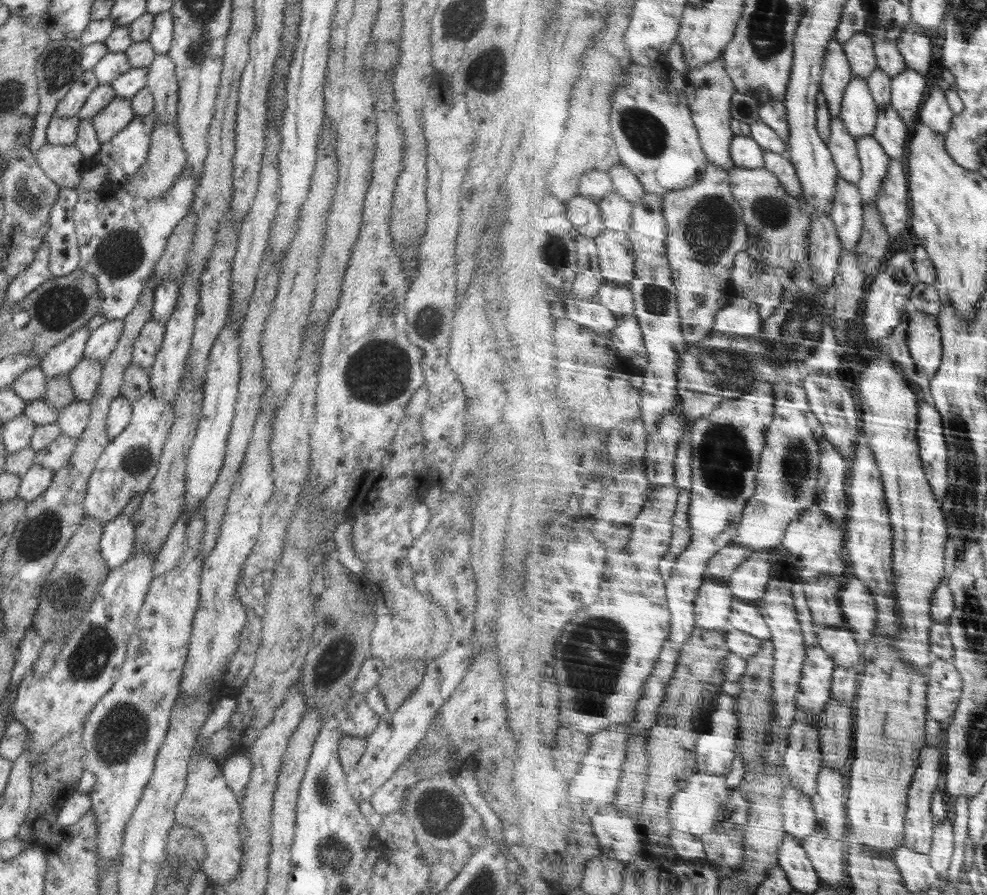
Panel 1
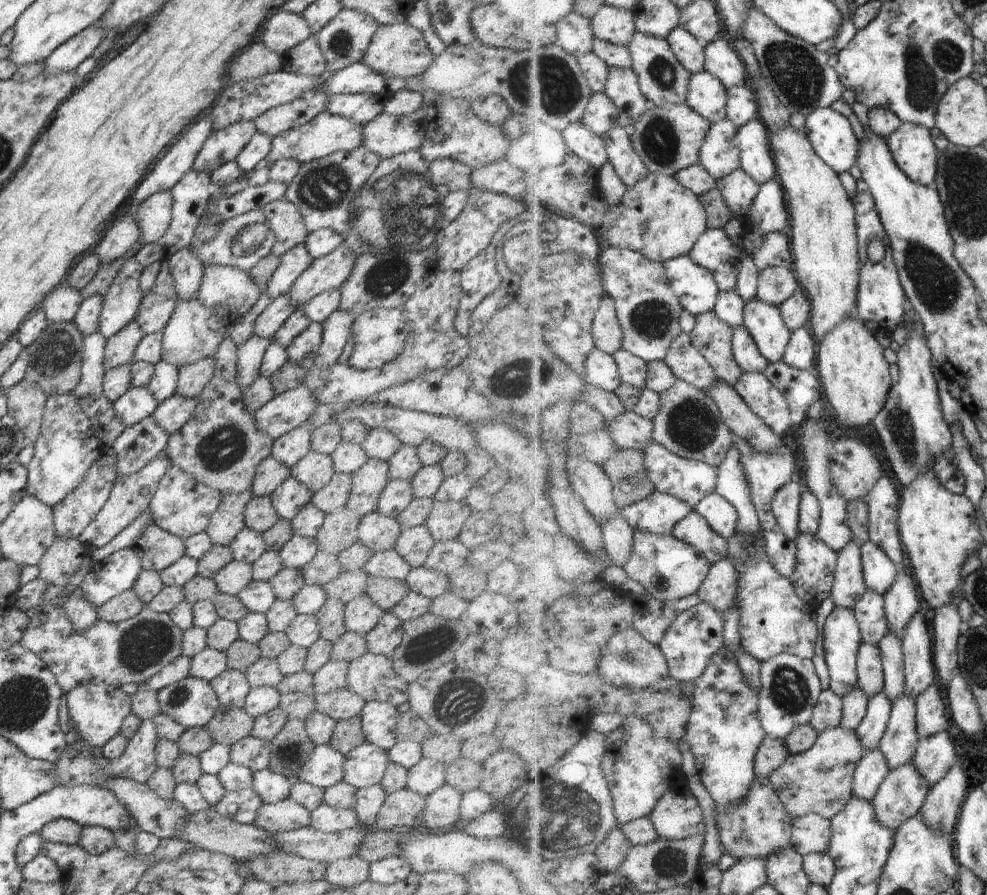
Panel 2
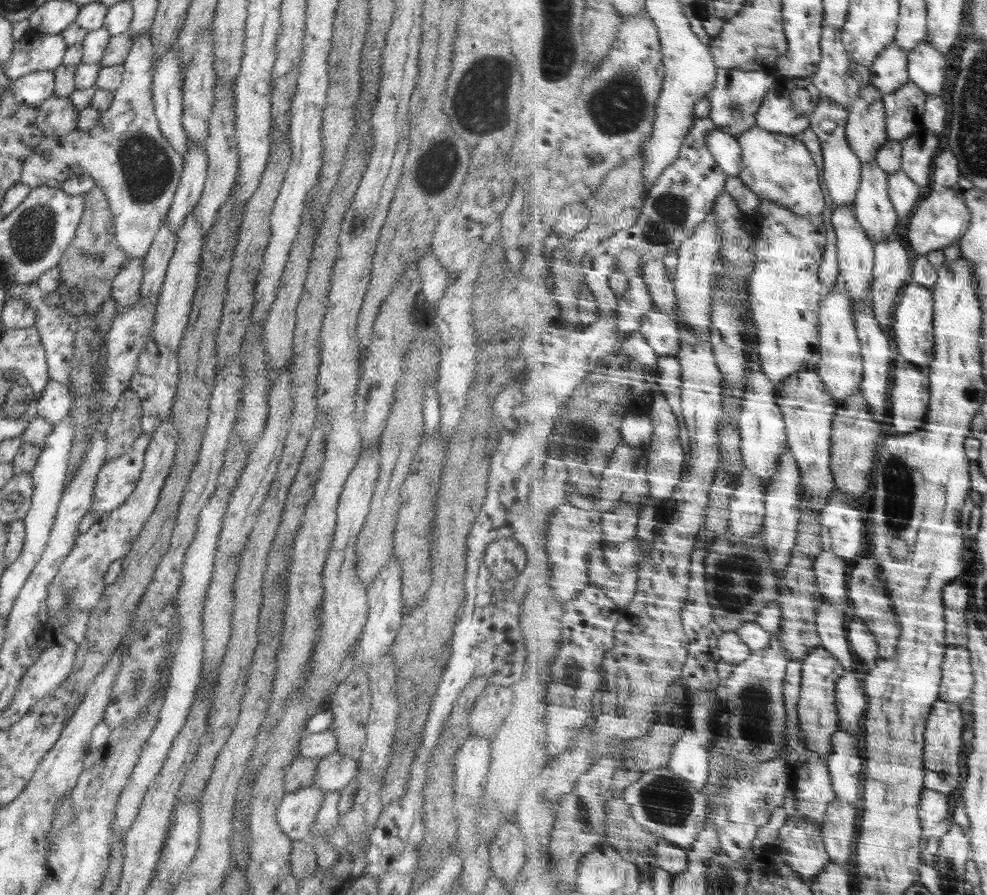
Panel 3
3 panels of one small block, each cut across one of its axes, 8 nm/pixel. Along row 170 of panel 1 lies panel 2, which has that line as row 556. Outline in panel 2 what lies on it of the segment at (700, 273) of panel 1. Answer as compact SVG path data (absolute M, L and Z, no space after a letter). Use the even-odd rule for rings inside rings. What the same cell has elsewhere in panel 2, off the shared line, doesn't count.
M697 510L679 522L674 535L701 550L713 565L729 558L729 540Z

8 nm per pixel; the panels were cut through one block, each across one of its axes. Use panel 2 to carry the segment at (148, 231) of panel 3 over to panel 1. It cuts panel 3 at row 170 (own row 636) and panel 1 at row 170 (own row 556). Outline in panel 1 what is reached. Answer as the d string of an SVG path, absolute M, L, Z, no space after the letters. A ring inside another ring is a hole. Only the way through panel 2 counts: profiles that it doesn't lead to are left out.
M46 142L35 157L40 168L58 186L73 188L76 192L82 189L79 182L84 169L84 158L77 147L52 146Z

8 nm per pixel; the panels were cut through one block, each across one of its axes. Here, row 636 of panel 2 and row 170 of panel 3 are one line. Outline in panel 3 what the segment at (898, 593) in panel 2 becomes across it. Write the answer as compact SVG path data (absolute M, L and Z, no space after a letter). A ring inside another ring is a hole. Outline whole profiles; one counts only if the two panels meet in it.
M904 169L891 174L889 190L902 219L914 214L914 208L918 206L918 202L922 198L920 188L921 186L914 182Z

